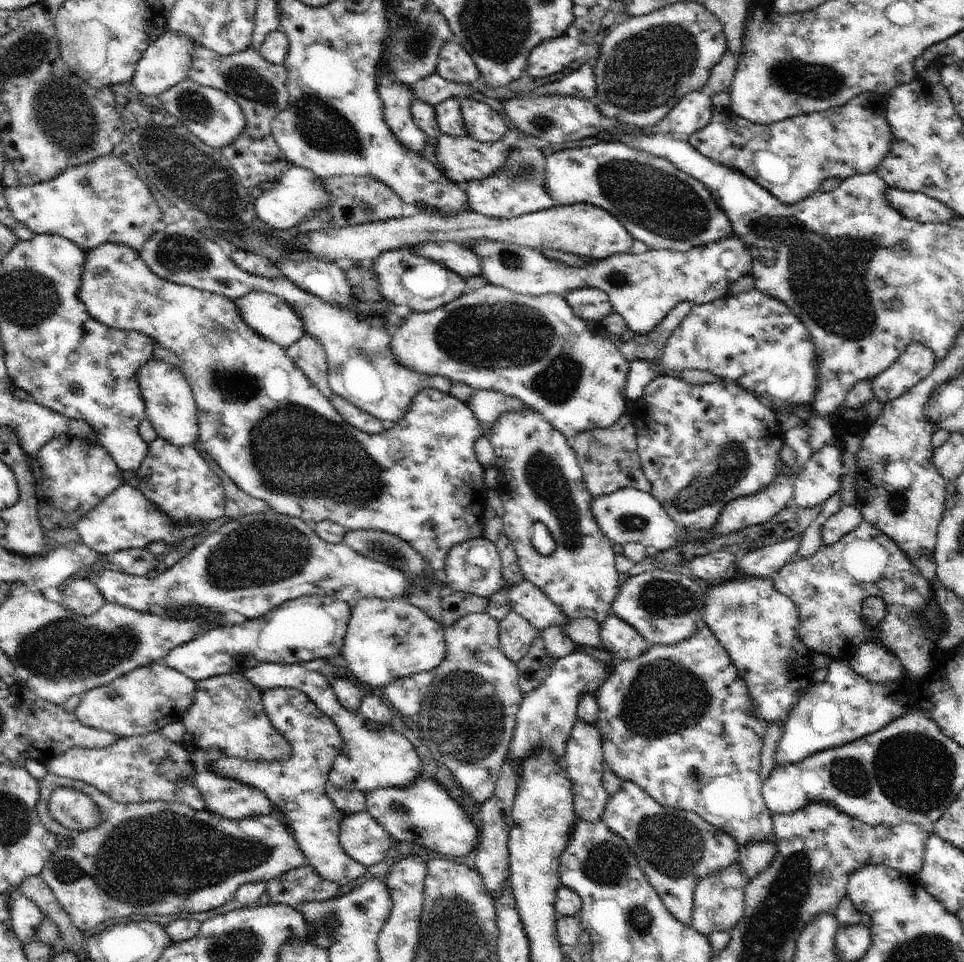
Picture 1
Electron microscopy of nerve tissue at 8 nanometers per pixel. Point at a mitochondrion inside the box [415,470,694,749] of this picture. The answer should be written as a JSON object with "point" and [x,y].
{"point":[632,522]}

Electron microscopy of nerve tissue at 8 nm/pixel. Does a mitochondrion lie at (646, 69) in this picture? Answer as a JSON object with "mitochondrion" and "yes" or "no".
{"mitochondrion":"yes"}

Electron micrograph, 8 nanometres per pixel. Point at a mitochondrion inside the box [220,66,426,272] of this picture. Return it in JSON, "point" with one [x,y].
{"point":[318,124]}

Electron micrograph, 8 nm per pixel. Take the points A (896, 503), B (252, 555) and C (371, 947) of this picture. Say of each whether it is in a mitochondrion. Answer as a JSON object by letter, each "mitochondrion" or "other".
{"A":"mitochondrion","B":"mitochondrion","C":"other"}

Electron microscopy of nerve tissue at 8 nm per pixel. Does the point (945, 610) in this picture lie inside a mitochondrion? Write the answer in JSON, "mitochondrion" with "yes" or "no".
{"mitochondrion":"no"}

